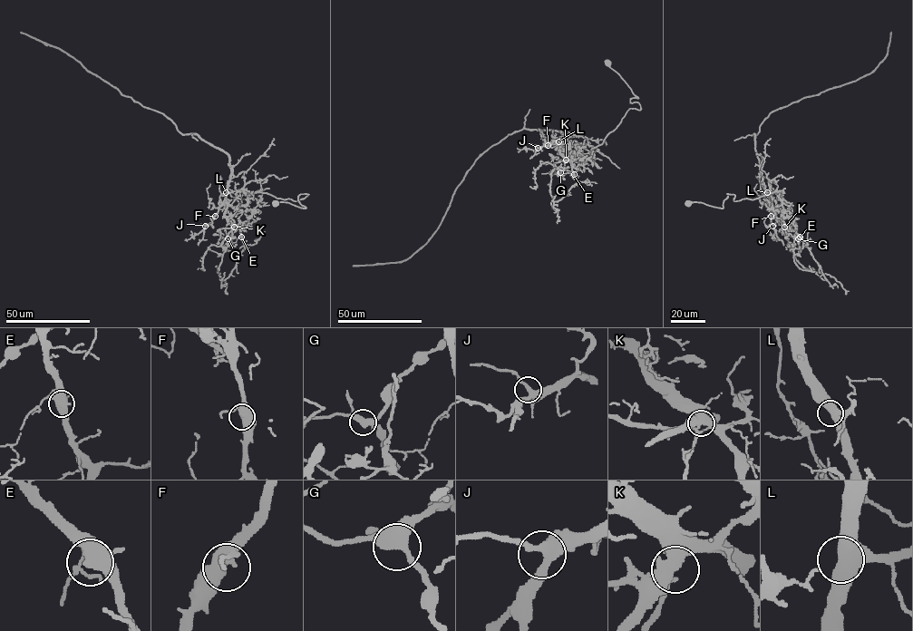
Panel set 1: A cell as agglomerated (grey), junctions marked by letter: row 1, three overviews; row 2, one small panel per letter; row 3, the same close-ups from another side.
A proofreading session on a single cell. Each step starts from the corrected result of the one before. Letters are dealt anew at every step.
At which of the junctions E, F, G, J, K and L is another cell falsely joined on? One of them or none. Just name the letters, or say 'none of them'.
K

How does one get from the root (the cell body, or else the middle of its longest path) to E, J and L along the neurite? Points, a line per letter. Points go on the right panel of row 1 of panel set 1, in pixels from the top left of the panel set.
E: (688, 203), (722, 208), (727, 194), (737, 201), (777, 191), (783, 208), (781, 220), (800, 237)
J: (688, 203), (722, 208), (727, 194), (737, 201), (777, 191), (770, 189), (772, 226)
L: (688, 203), (702, 202), (722, 208), (727, 194), (734, 194), (733, 200), (737, 201), (777, 191), (767, 192)

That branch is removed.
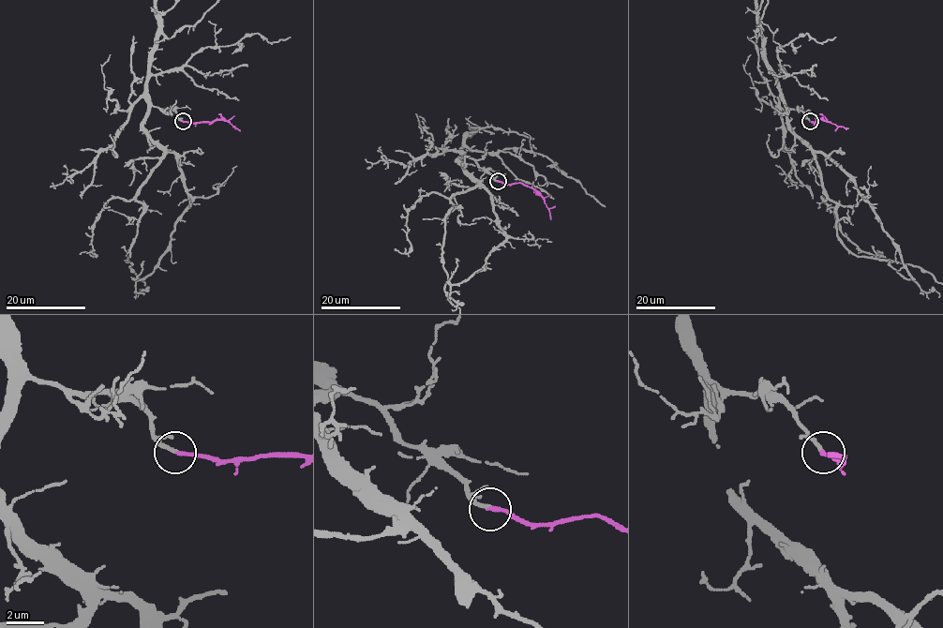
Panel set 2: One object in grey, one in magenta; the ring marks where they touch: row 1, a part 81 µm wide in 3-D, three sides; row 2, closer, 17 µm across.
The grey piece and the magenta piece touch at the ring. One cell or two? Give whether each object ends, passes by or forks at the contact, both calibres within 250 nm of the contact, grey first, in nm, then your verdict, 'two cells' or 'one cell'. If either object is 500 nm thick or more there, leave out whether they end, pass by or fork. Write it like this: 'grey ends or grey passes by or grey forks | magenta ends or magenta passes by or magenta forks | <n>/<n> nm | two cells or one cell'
grey ends | magenta ends | 200/200 nm | one cell

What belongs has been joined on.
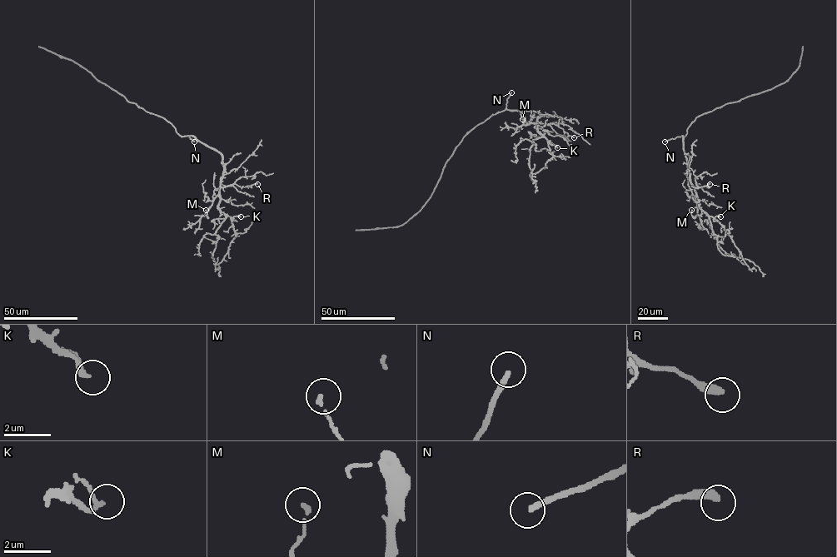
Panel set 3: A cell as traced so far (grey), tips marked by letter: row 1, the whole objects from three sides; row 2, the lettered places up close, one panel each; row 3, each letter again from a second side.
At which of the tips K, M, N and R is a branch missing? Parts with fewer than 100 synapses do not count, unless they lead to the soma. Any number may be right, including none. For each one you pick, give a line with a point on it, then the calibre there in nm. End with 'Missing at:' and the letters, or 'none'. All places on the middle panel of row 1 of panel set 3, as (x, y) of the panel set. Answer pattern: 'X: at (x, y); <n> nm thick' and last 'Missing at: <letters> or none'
N: at (511, 92); 220 nm thick
Missing at: N

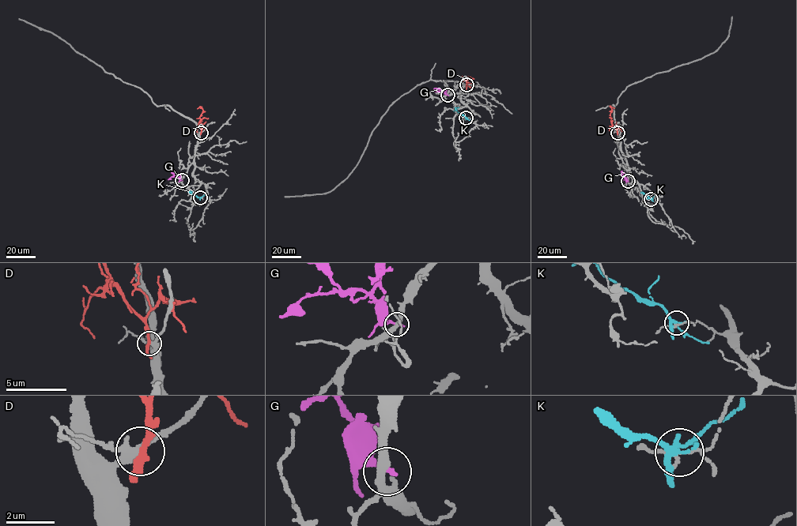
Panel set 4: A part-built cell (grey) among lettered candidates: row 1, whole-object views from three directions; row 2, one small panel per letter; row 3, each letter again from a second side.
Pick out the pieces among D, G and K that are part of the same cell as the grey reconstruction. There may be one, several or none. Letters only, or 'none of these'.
none of these

